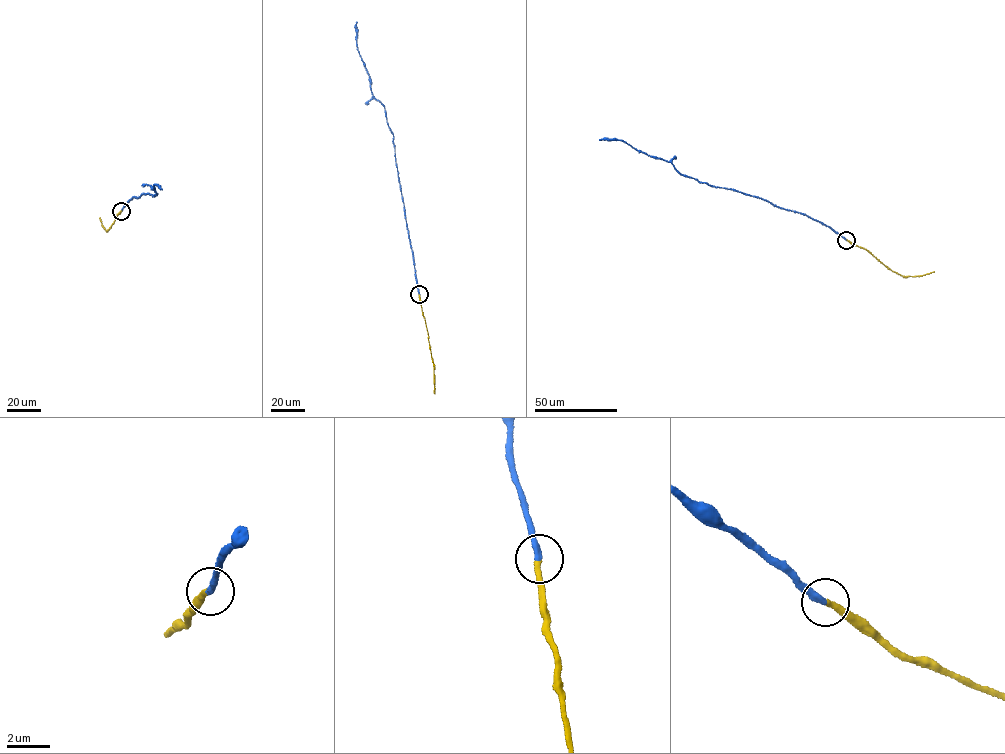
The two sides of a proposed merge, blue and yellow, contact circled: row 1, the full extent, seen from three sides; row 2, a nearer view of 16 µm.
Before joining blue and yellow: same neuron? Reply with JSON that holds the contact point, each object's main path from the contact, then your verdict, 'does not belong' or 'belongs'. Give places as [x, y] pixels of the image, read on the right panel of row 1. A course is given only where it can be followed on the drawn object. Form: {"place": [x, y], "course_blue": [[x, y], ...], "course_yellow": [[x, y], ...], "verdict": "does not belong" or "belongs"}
{"place": [846, 240], "course_blue": [[846, 240], [805, 215], [684, 176], [670, 162], [640, 152], [624, 141], [599, 140]], "course_yellow": [[846, 240], [903, 276], [934, 271]], "verdict": "belongs"}

